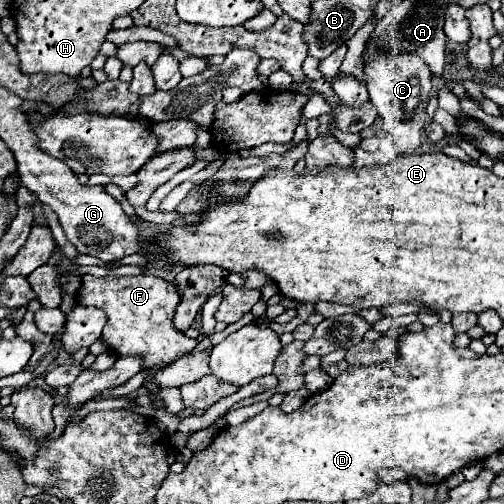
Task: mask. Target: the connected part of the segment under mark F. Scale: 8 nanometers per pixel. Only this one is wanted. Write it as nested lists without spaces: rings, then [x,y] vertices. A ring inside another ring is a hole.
[[[85,274],[77,292],[77,302],[85,306],[97,306],[107,314],[103,338],[109,342],[111,352],[119,356],[141,354],[145,356],[145,368],[151,368],[161,362],[171,364],[177,356],[183,356],[197,346],[197,340],[185,338],[173,326],[173,316],[179,300],[179,292],[171,282],[145,274],[121,278],[97,278]]]

